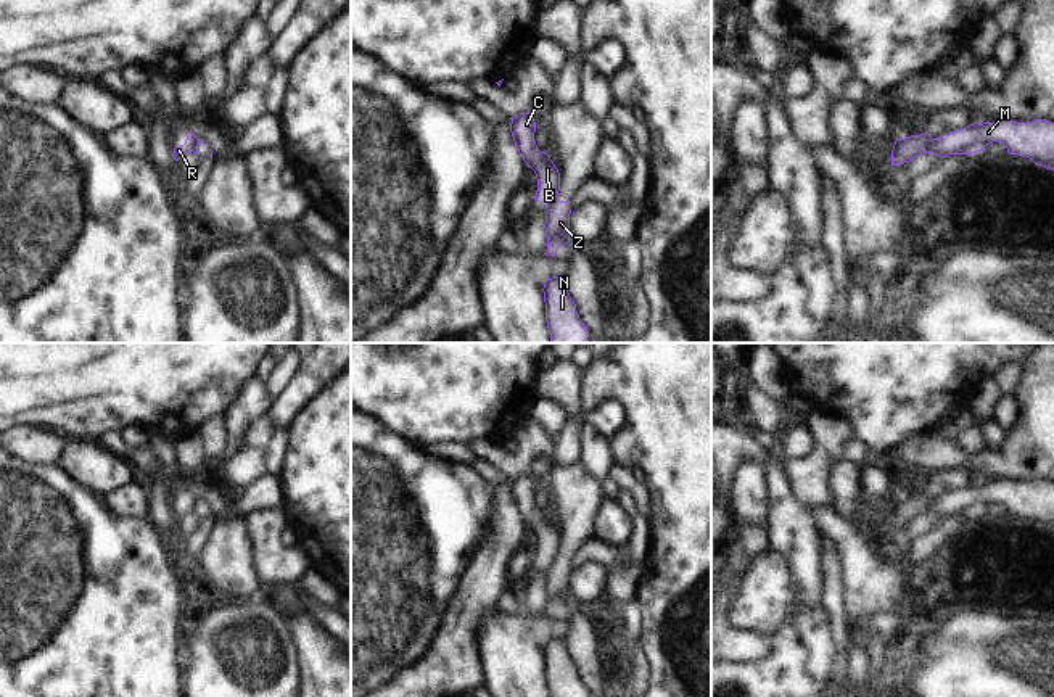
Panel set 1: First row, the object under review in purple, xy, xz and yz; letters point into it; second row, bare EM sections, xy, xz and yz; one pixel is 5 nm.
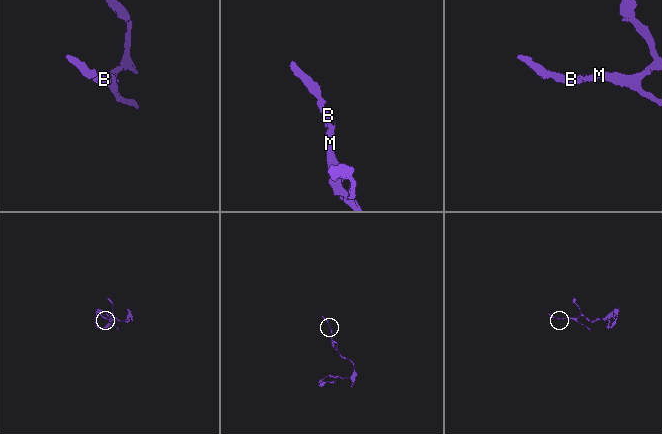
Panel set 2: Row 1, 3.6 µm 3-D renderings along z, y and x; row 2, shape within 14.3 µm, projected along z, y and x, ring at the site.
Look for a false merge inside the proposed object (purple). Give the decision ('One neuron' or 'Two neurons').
Two neurons.

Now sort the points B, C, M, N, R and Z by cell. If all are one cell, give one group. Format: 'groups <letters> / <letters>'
groups B C R / M N Z

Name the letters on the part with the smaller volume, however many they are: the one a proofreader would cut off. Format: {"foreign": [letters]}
{"foreign": ["B", "C", "R"]}

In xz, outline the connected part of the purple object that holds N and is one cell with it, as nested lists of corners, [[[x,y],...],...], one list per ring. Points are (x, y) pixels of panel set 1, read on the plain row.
[[[552,637],[544,644],[546,683],[550,697],[589,697],[576,665],[566,650],[566,639]]]

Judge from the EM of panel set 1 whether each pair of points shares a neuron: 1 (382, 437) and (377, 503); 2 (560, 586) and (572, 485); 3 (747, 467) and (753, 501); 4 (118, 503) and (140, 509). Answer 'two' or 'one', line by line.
1: one
2: one
3: one
4: one

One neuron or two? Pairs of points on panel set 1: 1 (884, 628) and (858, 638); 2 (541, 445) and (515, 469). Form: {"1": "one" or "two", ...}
{"1": "one", "2": "one"}

